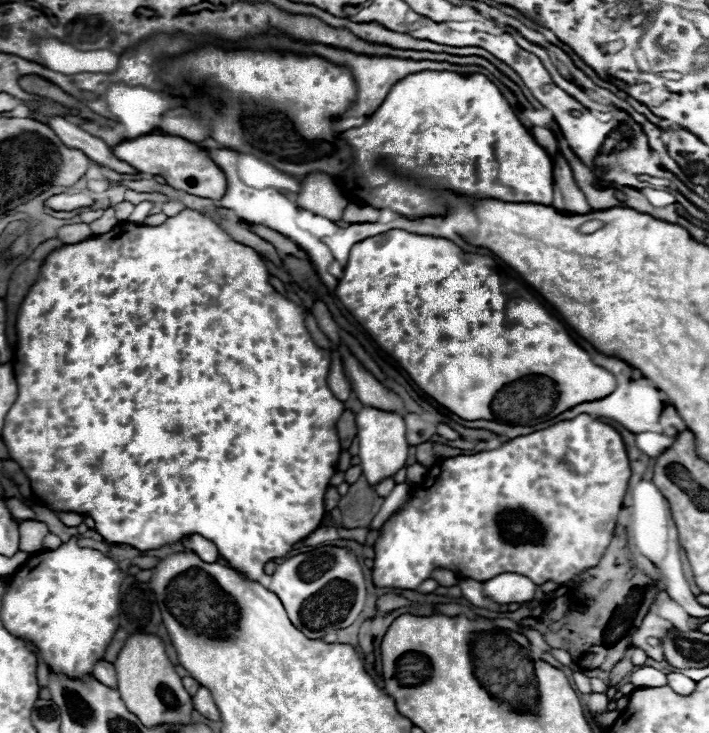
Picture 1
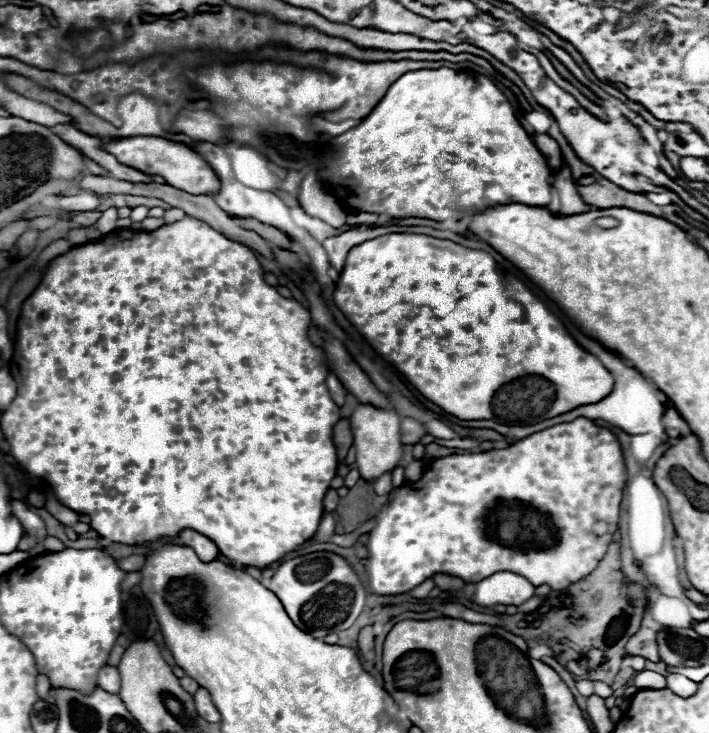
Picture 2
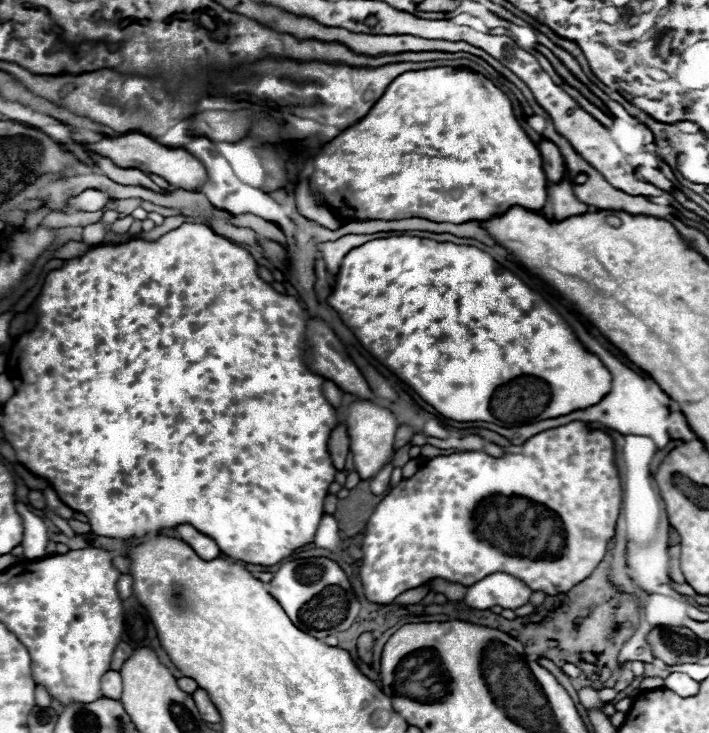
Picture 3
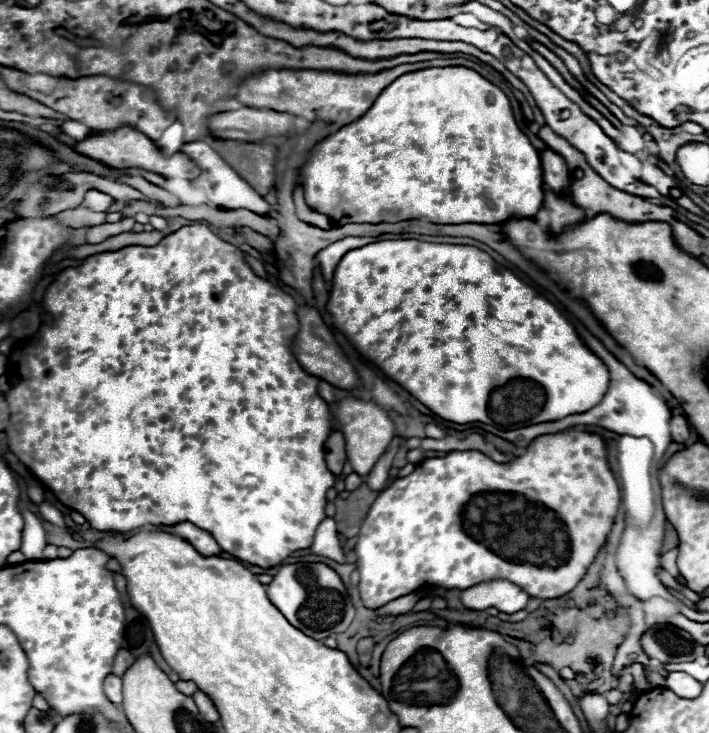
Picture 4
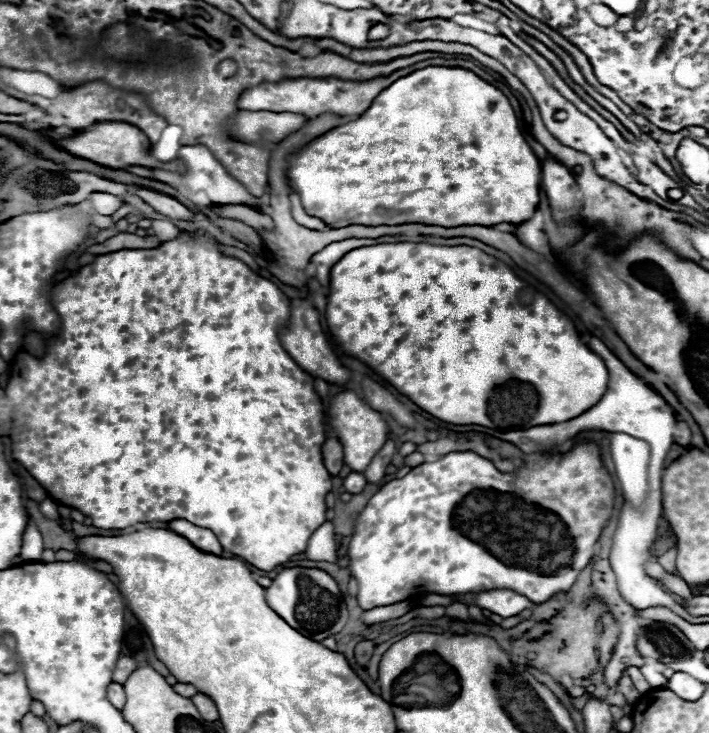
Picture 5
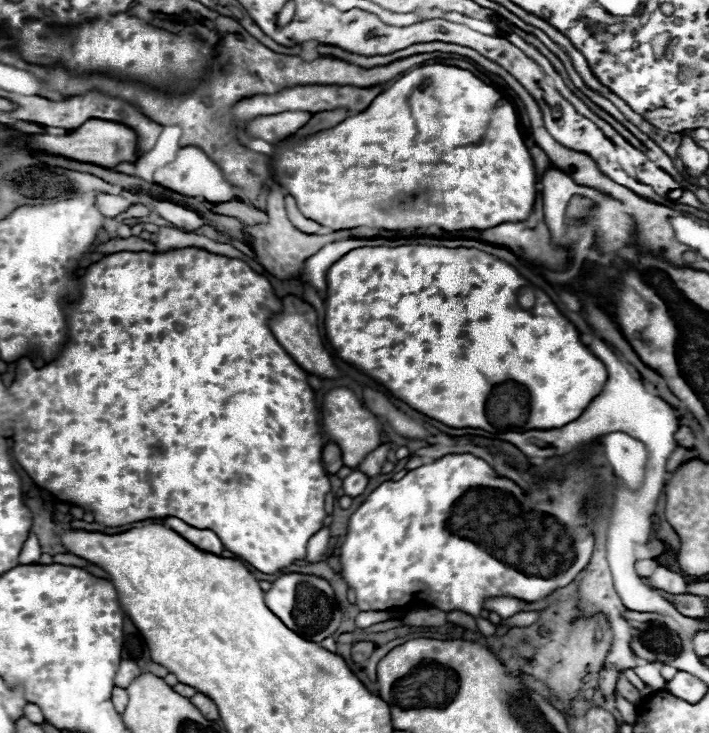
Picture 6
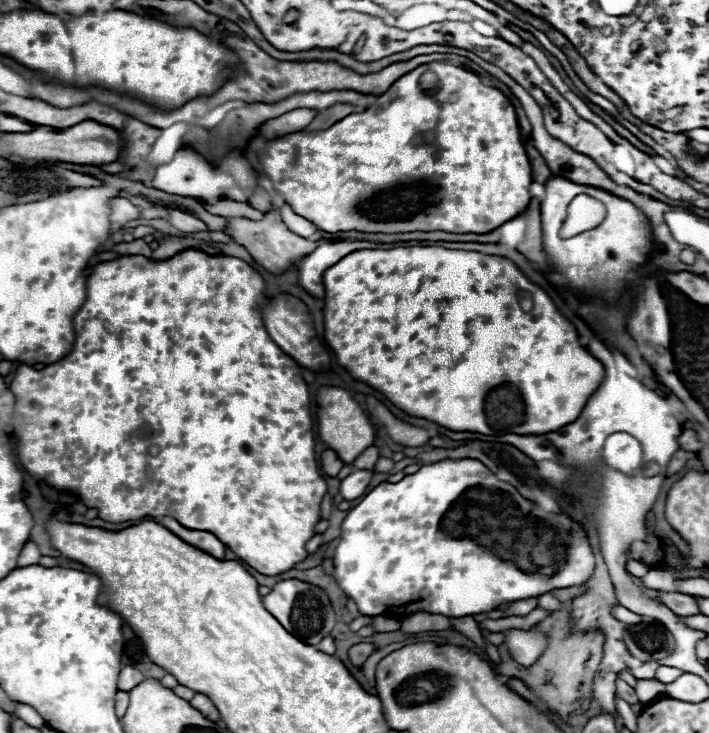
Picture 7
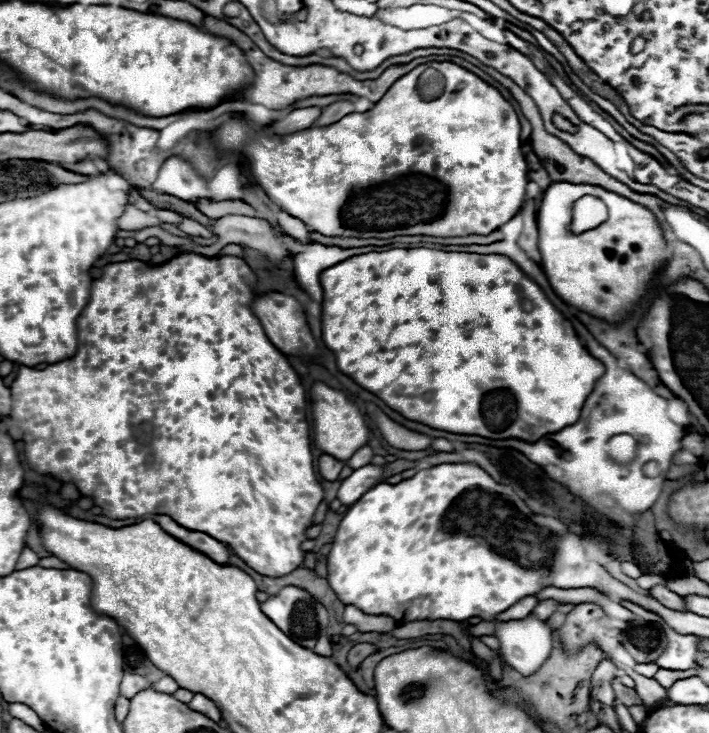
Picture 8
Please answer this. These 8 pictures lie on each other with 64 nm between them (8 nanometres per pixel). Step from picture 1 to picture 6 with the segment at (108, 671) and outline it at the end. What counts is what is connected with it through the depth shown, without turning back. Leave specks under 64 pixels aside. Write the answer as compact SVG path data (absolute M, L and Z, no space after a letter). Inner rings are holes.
M118 686L112 688L112 704L114 704L114 708L118 710L118 714L124 712L124 708L126 708L126 704L128 704L128 694L126 694L124 688L118 688Z

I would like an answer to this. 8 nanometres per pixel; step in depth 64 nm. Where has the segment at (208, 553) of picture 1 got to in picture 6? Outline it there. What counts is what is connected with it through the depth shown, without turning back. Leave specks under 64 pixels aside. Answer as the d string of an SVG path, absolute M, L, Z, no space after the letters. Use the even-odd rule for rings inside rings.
M164 518L162 522L164 522L166 528L178 532L182 538L186 538L190 544L194 544L196 548L200 548L200 550L204 550L204 552L212 552L212 554L220 556L222 550L224 550L220 538L218 538L212 530L194 528L194 526L190 526L190 524L182 522L180 518Z

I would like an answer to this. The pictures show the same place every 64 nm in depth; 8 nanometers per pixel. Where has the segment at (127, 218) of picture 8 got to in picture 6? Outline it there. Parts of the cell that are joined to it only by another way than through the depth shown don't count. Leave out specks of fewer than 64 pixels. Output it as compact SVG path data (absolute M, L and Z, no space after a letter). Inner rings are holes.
M98 194L96 196L96 206L98 210L108 216L108 218L116 218L122 210L126 210L130 206L128 200L124 200L122 196L112 196L112 194Z

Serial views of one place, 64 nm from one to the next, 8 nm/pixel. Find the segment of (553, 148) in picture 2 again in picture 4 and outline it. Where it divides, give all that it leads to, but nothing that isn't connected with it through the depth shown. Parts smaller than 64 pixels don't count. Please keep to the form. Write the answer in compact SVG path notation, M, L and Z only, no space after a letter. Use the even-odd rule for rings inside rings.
M548 146L540 152L542 160L542 172L544 172L544 184L546 188L554 192L570 192L570 174L566 170L566 162L562 162L560 154L554 154Z

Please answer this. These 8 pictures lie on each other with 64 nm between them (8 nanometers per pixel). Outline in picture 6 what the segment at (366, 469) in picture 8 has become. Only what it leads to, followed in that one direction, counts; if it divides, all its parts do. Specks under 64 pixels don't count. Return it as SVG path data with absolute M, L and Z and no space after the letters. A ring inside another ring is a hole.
M354 470L350 476L344 478L342 490L344 490L344 494L348 494L348 496L354 498L354 496L360 496L364 492L366 484L368 484L368 478L360 470Z

